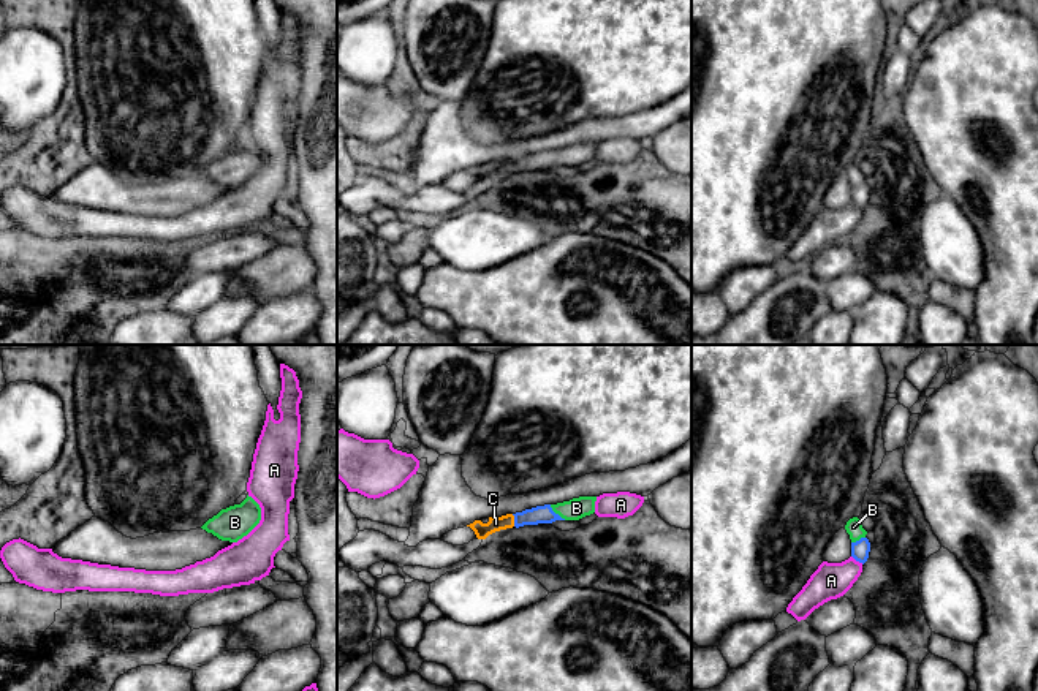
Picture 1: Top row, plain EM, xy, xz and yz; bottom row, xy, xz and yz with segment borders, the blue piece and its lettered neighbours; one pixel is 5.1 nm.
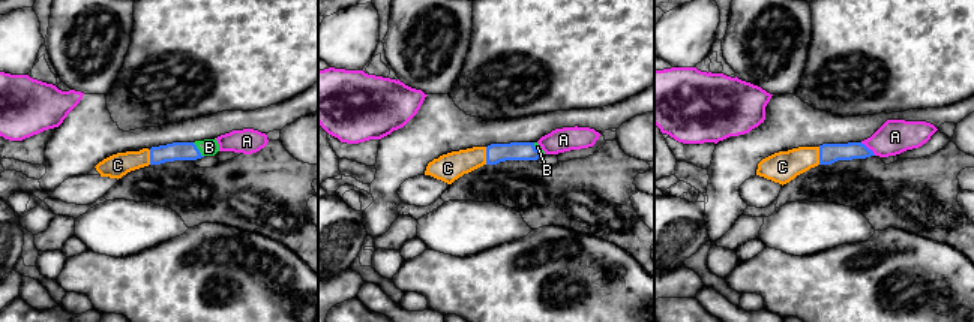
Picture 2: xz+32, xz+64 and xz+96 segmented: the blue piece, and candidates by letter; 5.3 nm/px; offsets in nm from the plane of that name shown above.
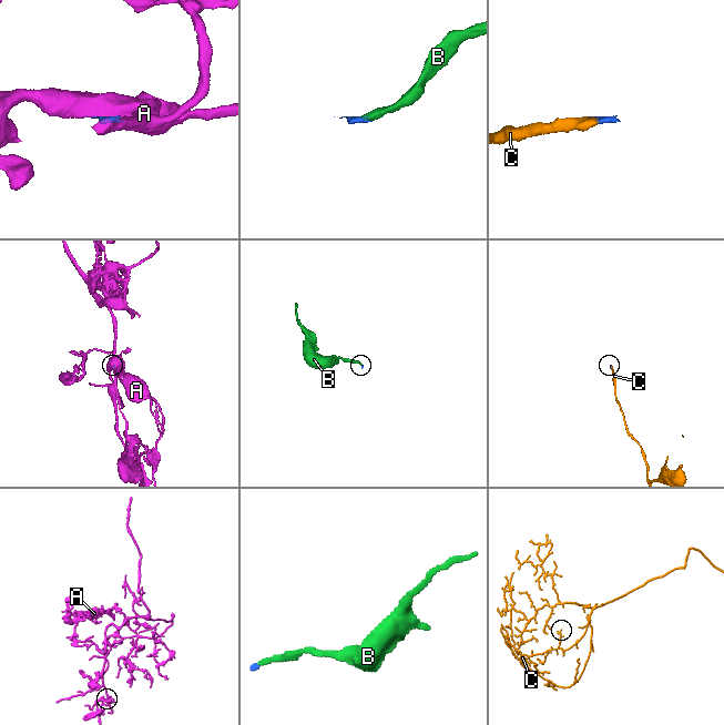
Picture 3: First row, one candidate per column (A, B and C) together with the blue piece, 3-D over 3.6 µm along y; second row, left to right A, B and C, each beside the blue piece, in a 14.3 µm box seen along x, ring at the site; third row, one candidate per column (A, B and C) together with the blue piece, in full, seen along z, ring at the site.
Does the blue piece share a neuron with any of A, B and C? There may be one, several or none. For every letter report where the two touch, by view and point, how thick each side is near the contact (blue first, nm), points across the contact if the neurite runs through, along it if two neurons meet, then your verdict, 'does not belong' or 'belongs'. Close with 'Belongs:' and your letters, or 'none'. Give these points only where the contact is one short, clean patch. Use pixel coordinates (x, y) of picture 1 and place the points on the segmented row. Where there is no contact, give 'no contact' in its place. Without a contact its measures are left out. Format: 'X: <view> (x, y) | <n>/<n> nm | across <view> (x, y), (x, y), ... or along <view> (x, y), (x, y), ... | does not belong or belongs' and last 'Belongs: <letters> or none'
A: yz (858, 560) | 100/190 nm | along yz (852, 555), (863, 563) | does not belong
B: xz (557, 514) | 100/110 nm | across xz (541, 514), (557, 514), (576, 508) | belongs
C: xz (515, 521) | 100/80 nm | across xz (541, 514), (515, 521), (496, 524) | belongs
Belongs: B, C

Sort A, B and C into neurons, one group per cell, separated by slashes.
A / B C

